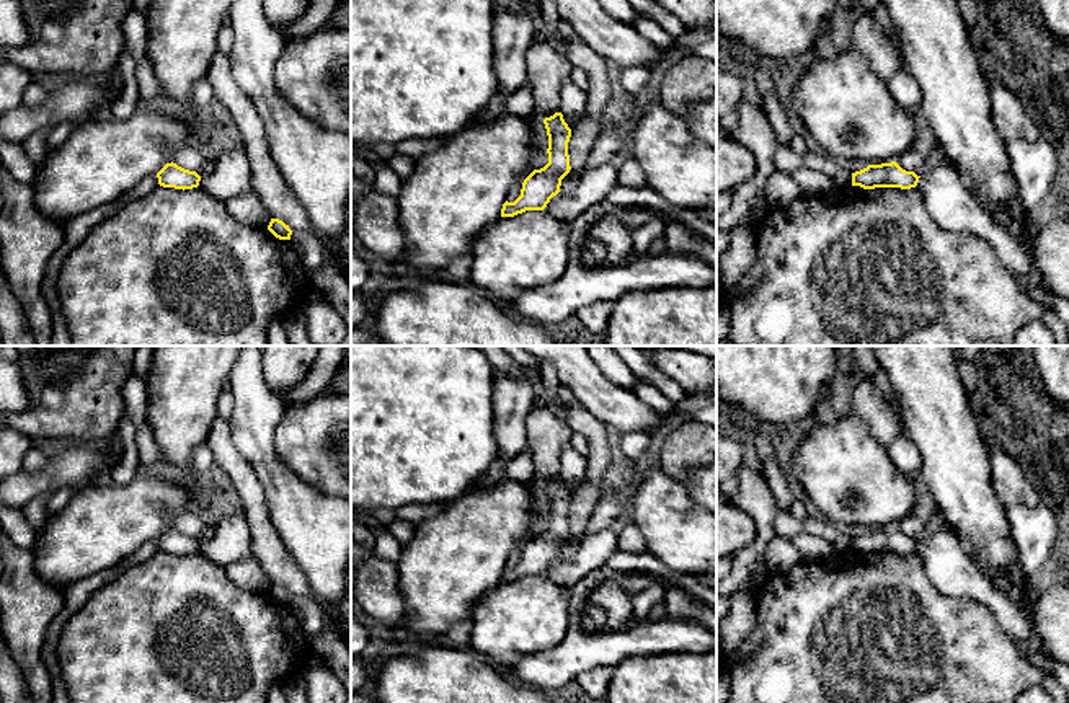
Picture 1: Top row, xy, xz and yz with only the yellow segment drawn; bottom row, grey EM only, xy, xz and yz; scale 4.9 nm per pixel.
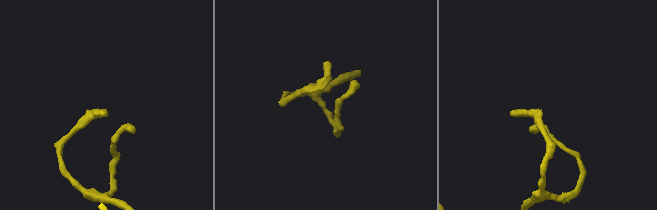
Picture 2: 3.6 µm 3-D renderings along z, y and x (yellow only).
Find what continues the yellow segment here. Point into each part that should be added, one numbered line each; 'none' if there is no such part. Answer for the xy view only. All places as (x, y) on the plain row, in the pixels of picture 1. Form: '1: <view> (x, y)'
none

